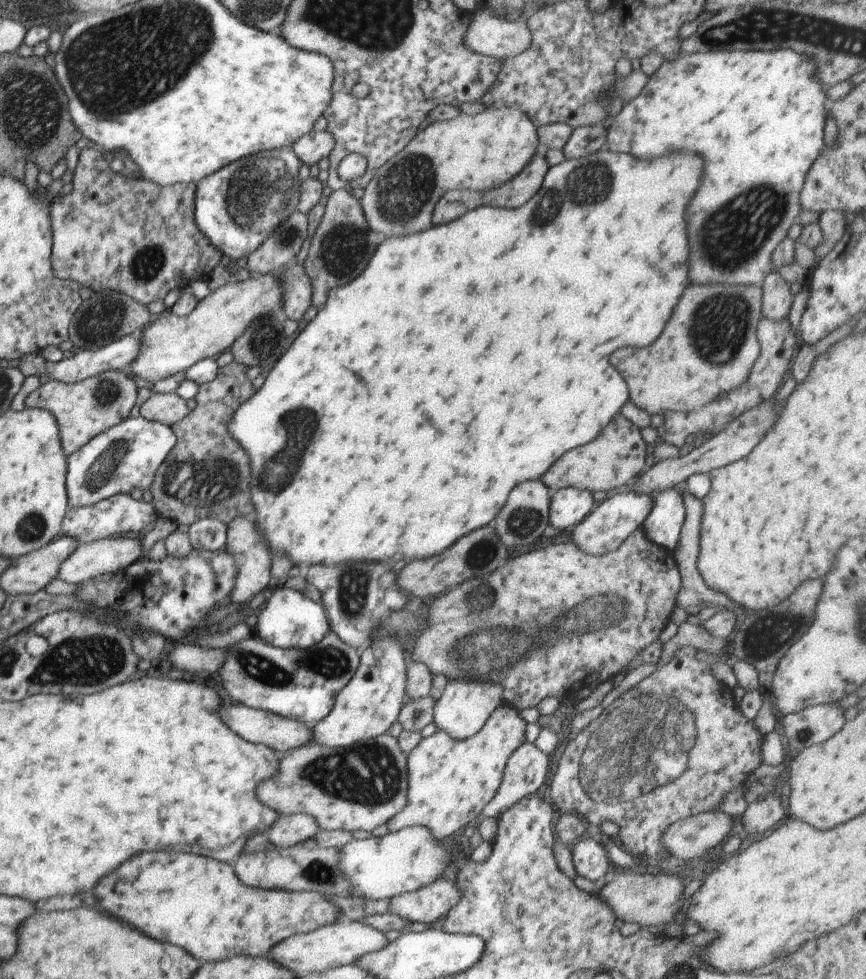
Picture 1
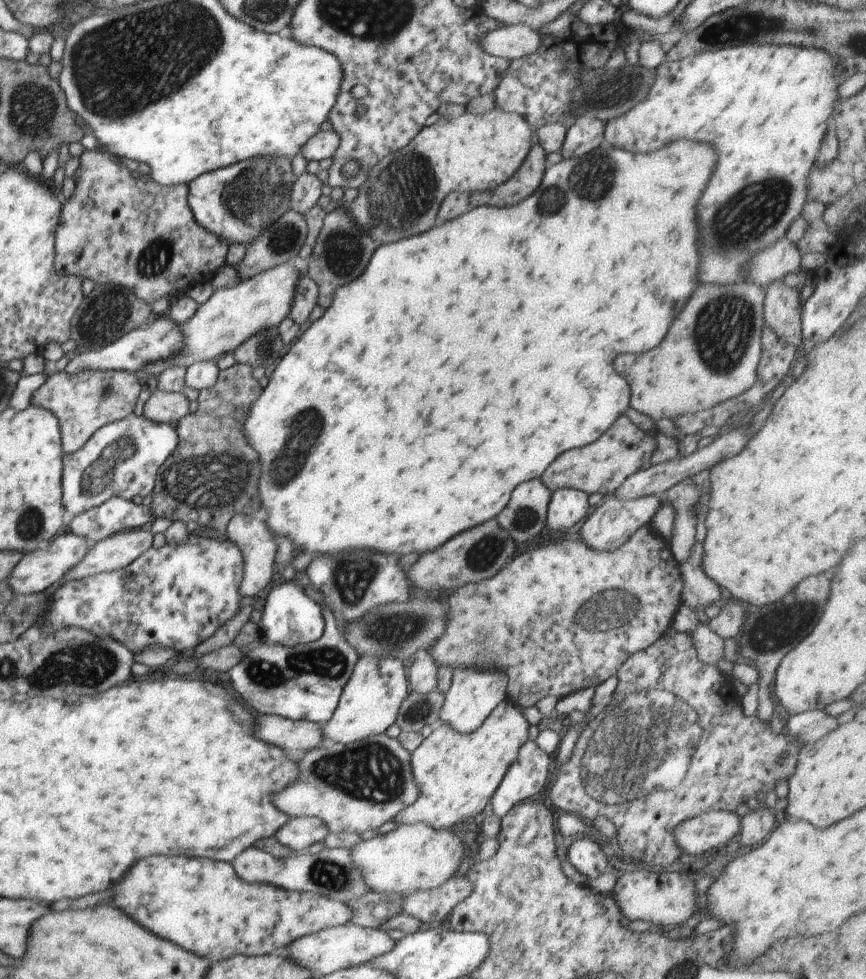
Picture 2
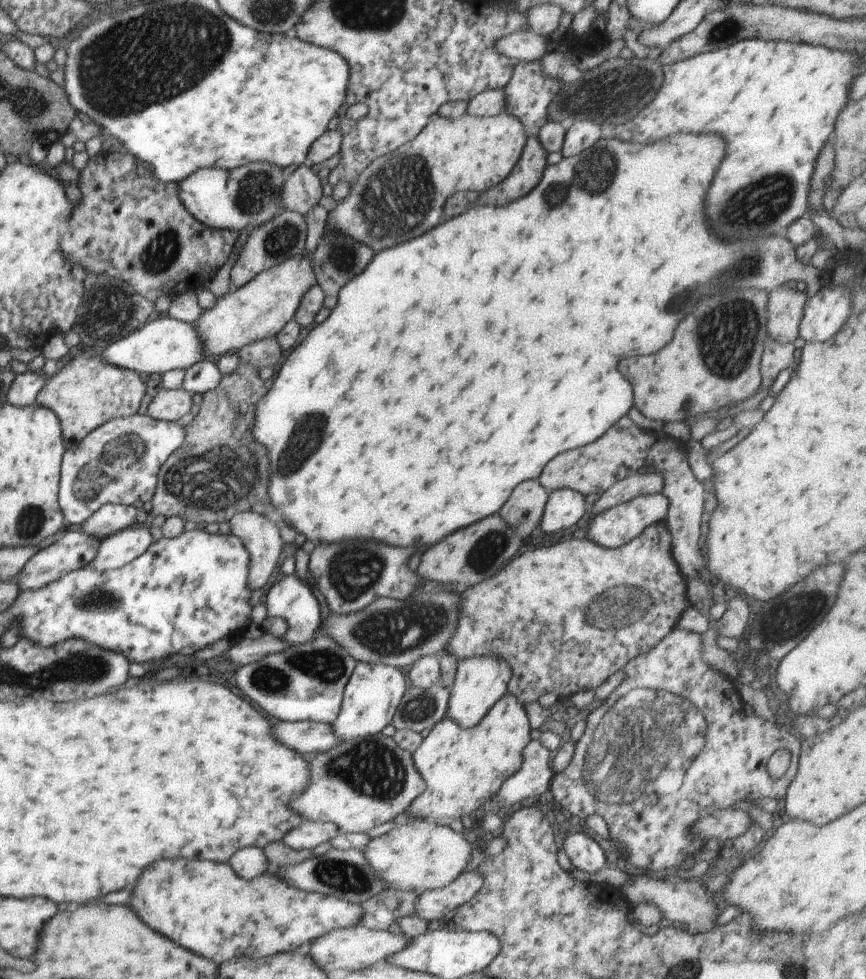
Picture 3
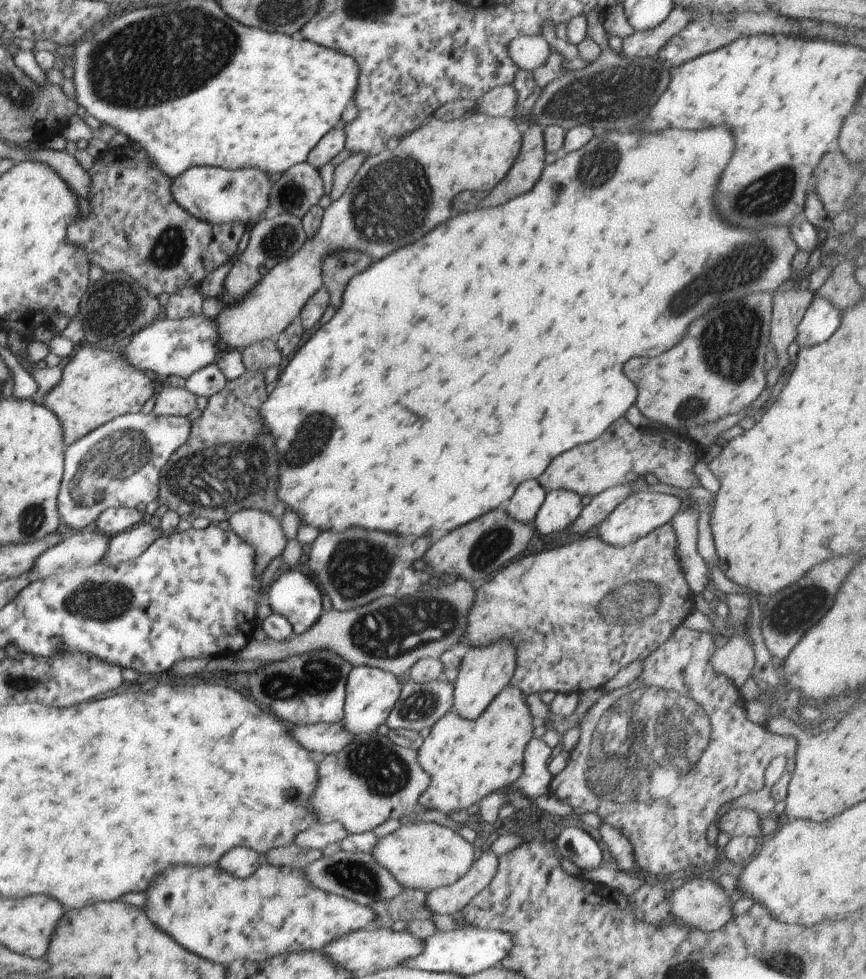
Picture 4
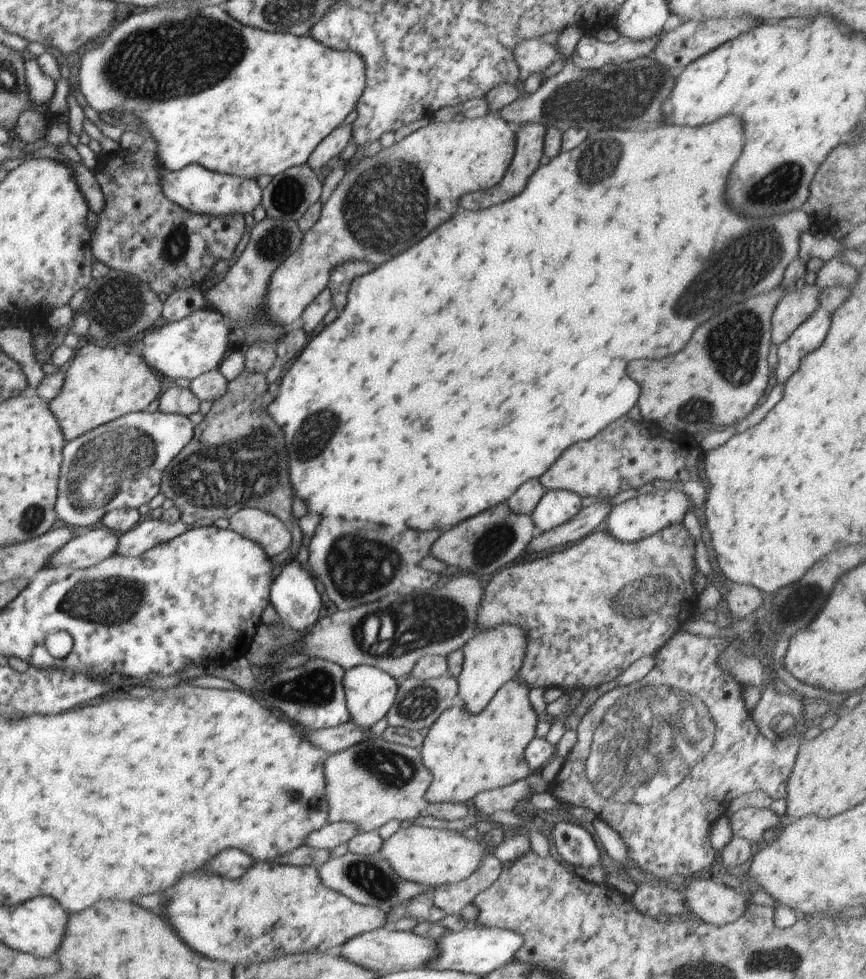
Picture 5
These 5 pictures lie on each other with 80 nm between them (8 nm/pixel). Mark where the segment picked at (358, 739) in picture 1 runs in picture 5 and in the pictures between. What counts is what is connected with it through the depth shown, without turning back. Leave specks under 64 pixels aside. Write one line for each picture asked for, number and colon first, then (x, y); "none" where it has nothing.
2: (369, 704)
3: (370, 699)
4: (371, 694)
5: (369, 692)

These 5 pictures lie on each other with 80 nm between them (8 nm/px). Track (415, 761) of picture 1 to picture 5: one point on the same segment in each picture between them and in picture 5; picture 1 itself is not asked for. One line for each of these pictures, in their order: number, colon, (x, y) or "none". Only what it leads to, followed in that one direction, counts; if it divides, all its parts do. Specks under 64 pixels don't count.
2: (456, 774)
3: (462, 767)
4: (466, 760)
5: (466, 754)

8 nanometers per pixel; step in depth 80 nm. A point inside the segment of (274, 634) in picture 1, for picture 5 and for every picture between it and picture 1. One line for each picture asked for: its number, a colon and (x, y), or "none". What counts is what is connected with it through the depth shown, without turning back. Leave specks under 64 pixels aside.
2: (290, 618)
3: (291, 599)
4: (295, 596)
5: (293, 594)

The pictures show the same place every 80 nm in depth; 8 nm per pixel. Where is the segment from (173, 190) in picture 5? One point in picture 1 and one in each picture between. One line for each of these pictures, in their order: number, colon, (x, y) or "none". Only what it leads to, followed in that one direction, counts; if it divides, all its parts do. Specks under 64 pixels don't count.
1: (237, 207)
2: (236, 203)
3: (241, 199)
4: (214, 195)

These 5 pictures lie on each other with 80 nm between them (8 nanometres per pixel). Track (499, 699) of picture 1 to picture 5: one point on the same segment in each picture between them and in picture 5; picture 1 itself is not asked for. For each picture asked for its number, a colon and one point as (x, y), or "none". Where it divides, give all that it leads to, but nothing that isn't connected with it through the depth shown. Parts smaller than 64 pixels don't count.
2: (474, 693)
3: (480, 681)
4: (484, 672)
5: (492, 658)

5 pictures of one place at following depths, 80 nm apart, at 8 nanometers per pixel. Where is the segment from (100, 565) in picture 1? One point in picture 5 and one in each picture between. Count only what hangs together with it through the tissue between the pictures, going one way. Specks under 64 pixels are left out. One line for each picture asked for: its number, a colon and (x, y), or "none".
2: (116, 552)
3: (119, 549)
4: (123, 547)
5: (138, 540)

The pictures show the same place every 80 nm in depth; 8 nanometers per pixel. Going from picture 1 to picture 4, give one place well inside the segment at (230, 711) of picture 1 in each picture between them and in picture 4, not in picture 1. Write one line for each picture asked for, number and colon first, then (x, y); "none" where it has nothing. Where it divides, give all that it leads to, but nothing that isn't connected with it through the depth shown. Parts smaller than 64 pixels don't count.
2: (296, 738)
3: (307, 738)
4: (321, 739)

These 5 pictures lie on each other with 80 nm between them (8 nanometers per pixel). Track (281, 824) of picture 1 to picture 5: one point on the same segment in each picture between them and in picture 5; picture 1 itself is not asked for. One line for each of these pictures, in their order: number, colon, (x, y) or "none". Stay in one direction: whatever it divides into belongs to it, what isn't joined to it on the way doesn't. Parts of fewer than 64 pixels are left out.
2: (298, 833)
3: (310, 834)
4: (320, 835)
5: (331, 835)

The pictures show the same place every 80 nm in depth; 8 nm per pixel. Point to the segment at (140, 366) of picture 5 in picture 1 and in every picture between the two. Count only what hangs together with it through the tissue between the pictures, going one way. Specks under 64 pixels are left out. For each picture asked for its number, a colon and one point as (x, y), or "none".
1: (83, 409)
2: (86, 402)
3: (87, 393)
4: (97, 385)

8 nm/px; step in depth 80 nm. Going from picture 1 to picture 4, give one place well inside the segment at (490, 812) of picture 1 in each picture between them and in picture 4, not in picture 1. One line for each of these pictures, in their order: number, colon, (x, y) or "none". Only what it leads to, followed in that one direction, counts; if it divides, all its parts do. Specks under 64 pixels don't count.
2: (526, 778)
3: (531, 783)
4: (535, 781)

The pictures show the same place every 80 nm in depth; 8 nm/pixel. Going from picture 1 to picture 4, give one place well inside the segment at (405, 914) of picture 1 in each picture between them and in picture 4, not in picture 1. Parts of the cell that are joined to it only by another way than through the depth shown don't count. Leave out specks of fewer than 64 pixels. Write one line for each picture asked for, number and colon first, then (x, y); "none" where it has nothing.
2: (432, 905)
3: (436, 904)
4: (448, 900)

